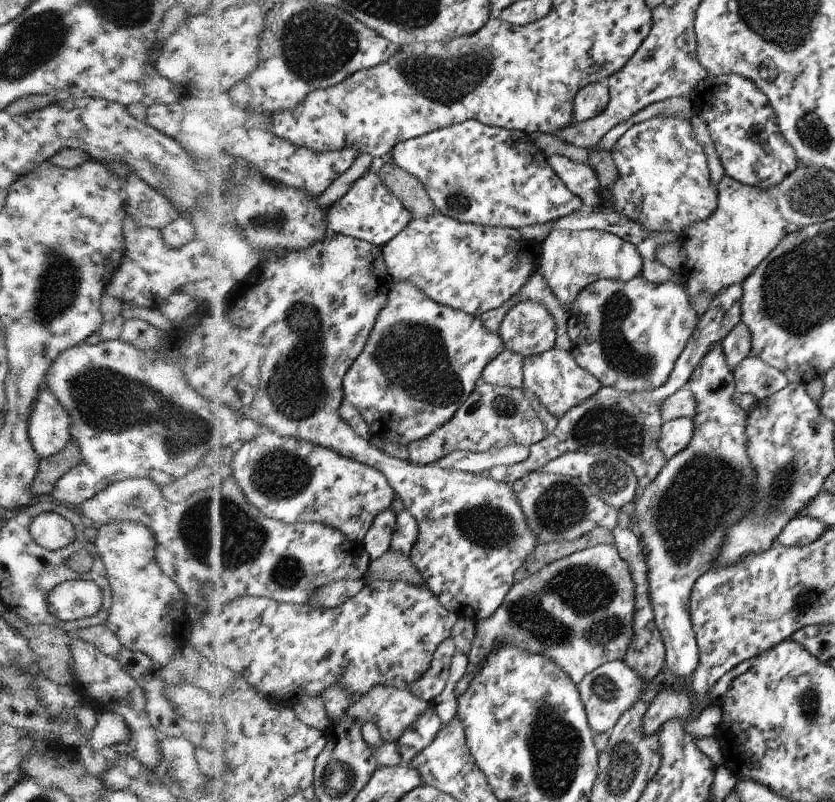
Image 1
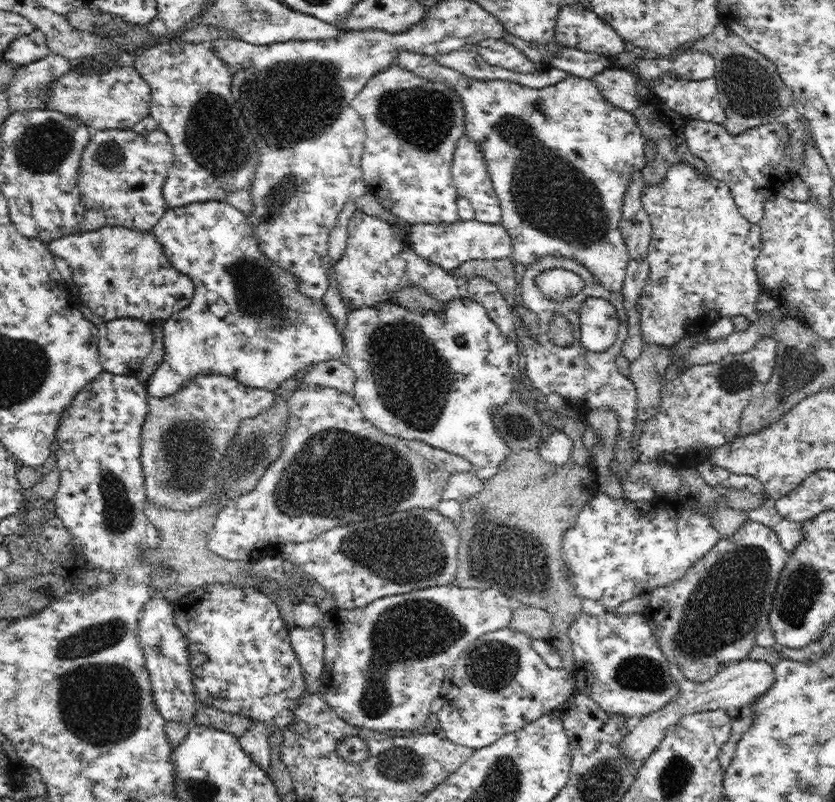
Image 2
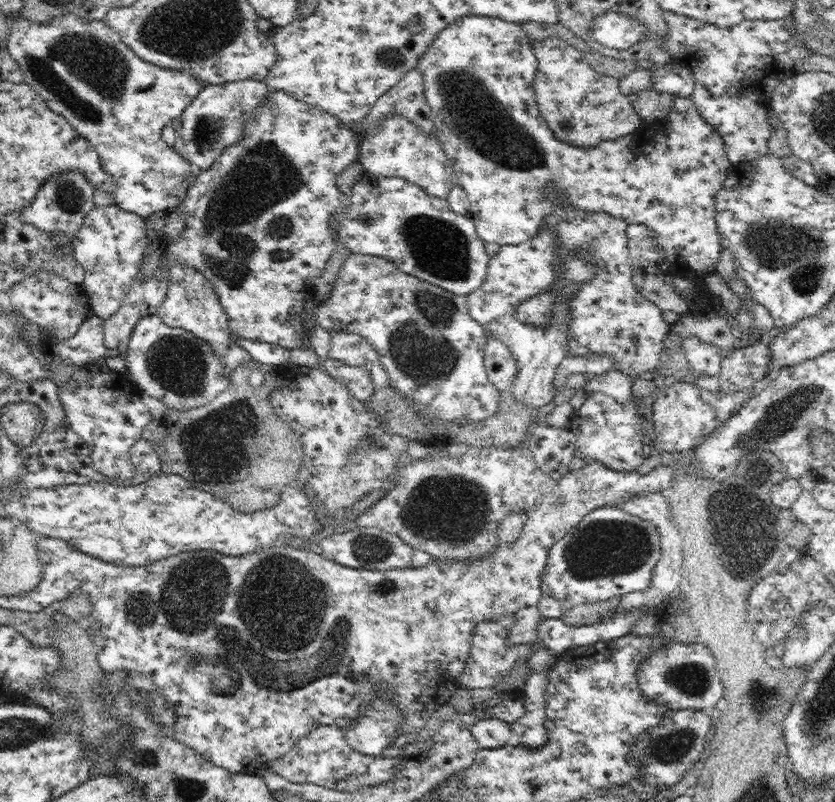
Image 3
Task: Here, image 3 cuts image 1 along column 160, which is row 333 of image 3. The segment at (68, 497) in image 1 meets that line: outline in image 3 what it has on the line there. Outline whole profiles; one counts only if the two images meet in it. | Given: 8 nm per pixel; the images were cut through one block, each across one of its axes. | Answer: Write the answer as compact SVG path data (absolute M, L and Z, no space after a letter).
M348 250L348 258L346 258L342 268L337 274L332 292L330 292L330 296L328 296L326 300L319 302L318 308L316 308L315 317L320 327L332 333L347 332L362 335L374 349L378 351L380 363L382 363L382 367L386 369L388 377L390 377L390 383L392 384L388 393L392 395L396 392L402 392L402 394L411 400L413 408L416 407L416 409L420 409L420 411L424 413L422 419L436 419L436 421L456 421L457 419L466 419L466 421L470 421L470 423L478 423L479 421L487 420L497 412L500 392L490 383L483 360L486 349L487 332L484 330L484 327L481 324L478 324L478 322L476 322L469 314L467 297L458 296L443 288L434 286L429 282L423 281L414 275L406 274L387 258L360 254Z

